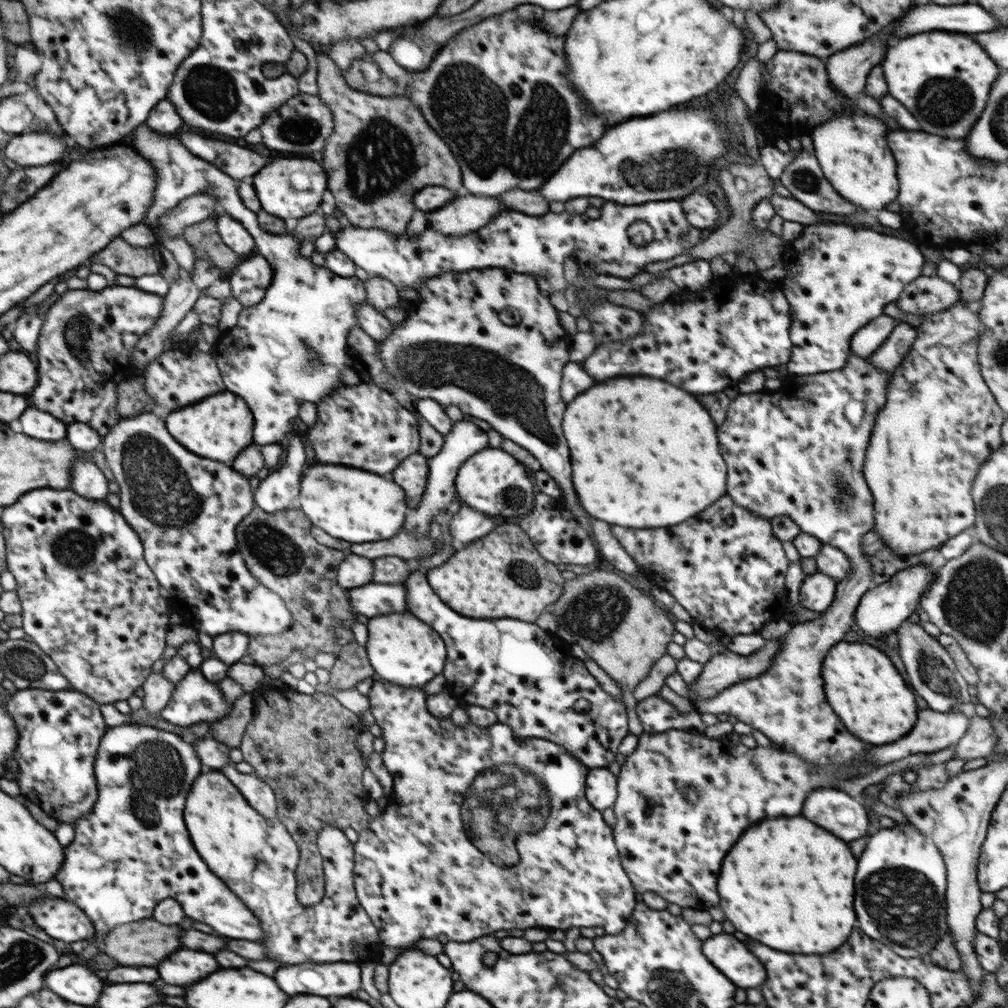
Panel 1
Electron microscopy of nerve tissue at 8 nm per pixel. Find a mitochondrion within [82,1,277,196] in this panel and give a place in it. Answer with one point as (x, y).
(204, 86)

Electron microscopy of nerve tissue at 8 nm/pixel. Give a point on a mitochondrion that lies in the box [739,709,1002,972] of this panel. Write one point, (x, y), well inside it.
(903, 902)

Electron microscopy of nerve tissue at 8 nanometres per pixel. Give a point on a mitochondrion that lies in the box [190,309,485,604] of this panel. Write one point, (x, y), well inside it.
(274, 548)

